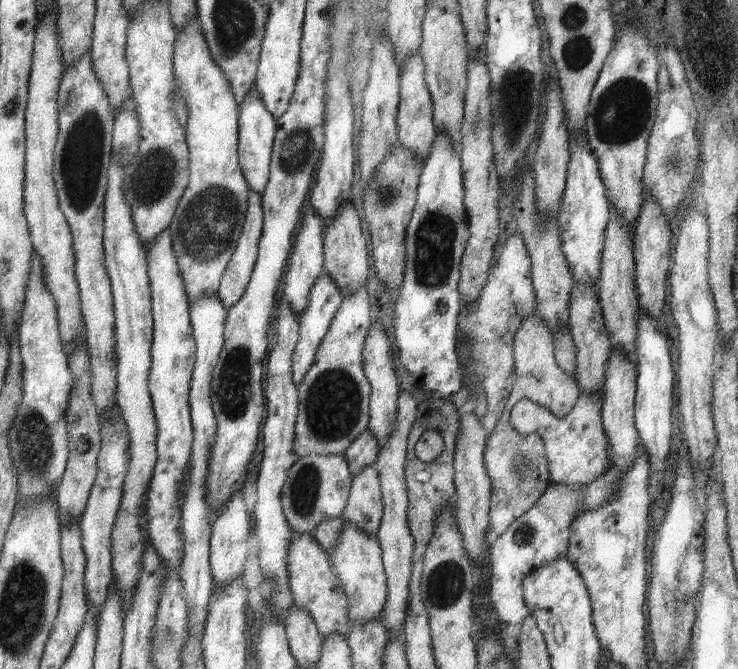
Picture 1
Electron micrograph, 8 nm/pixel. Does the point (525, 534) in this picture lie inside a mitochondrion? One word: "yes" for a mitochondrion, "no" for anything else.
yes

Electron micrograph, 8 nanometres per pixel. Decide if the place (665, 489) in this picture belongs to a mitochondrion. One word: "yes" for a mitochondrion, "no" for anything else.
no

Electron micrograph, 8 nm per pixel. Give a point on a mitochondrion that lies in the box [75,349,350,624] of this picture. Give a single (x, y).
(305, 493)

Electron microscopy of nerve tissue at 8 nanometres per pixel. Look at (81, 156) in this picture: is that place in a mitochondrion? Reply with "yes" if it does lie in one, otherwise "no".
yes

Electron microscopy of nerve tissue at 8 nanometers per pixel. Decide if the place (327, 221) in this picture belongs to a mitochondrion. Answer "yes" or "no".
no

